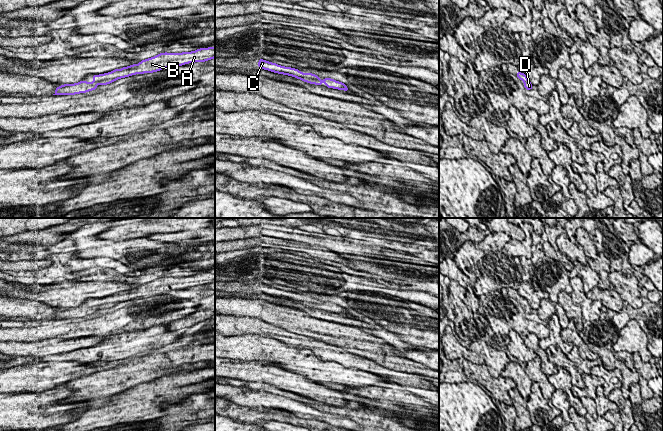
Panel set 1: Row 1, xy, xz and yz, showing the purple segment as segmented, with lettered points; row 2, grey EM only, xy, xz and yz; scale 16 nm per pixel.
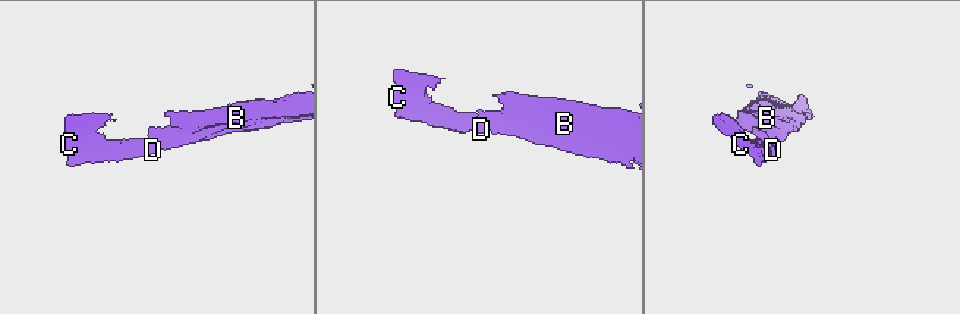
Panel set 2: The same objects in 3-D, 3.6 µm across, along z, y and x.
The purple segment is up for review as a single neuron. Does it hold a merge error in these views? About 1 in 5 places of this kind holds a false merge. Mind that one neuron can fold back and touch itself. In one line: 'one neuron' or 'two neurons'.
one neuron

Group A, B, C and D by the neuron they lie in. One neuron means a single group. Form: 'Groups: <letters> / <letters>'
Groups: A B C D

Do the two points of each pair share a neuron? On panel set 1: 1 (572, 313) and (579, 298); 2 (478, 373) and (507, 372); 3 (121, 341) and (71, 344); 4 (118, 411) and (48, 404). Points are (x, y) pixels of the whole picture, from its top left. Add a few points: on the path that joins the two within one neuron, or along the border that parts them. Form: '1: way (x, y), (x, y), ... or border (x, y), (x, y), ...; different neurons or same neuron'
1: border (568, 294), (575, 303); different neurons
2: border (500, 374), (504, 378); different neurons
3: border (105, 338), (96, 344), (77, 349); different neurons
4: border (97, 401), (84, 410), (71, 408), (67, 412); different neurons

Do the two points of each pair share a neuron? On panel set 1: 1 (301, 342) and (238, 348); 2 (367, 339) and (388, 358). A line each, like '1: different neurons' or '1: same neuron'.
1: different neurons
2: same neuron

